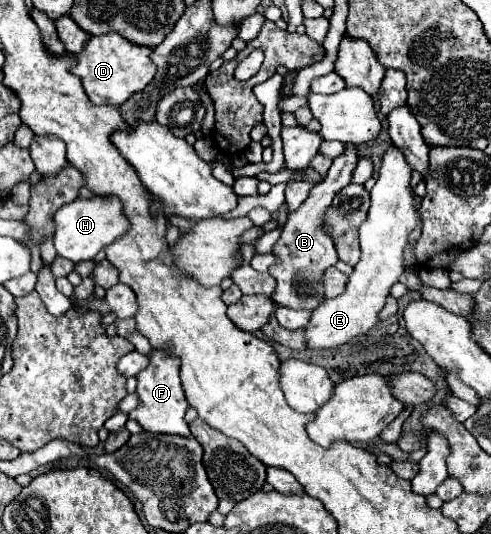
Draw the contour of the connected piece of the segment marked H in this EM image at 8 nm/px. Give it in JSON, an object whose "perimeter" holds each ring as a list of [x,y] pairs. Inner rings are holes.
{"perimeter":[[[94,195],[90,199],[76,199],[72,203],[62,205],[56,211],[56,231],[54,231],[54,245],[60,257],[66,257],[74,263],[90,261],[94,255],[114,243],[118,237],[122,237],[128,231],[128,219],[122,215],[122,203],[118,199],[102,199],[100,195]]]}

